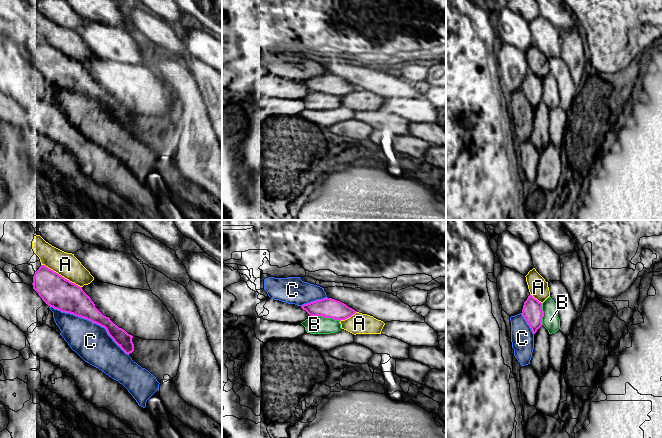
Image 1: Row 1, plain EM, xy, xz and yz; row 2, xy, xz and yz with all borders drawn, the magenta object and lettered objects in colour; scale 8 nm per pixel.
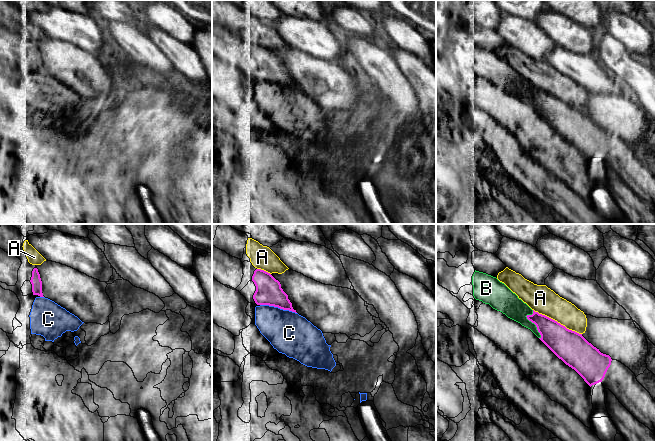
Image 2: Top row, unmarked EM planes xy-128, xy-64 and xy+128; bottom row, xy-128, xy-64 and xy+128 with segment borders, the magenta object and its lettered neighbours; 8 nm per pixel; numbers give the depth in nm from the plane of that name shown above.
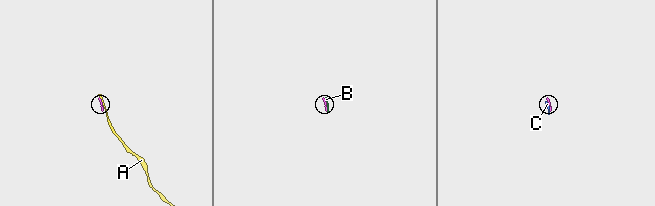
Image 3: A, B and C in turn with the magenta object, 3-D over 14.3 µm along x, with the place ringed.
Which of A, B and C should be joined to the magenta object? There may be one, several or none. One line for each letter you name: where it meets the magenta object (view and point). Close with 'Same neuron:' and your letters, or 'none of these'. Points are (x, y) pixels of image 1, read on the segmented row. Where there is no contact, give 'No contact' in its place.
Same neuron: none of these

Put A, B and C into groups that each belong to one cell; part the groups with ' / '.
A / B / C

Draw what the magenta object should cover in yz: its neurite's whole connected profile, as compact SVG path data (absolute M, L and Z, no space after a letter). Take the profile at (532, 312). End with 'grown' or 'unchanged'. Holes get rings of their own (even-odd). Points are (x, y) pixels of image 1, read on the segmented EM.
M531 294L524 302L522 316L530 326L533 334L542 326L542 303L535 299Z; unchanged

